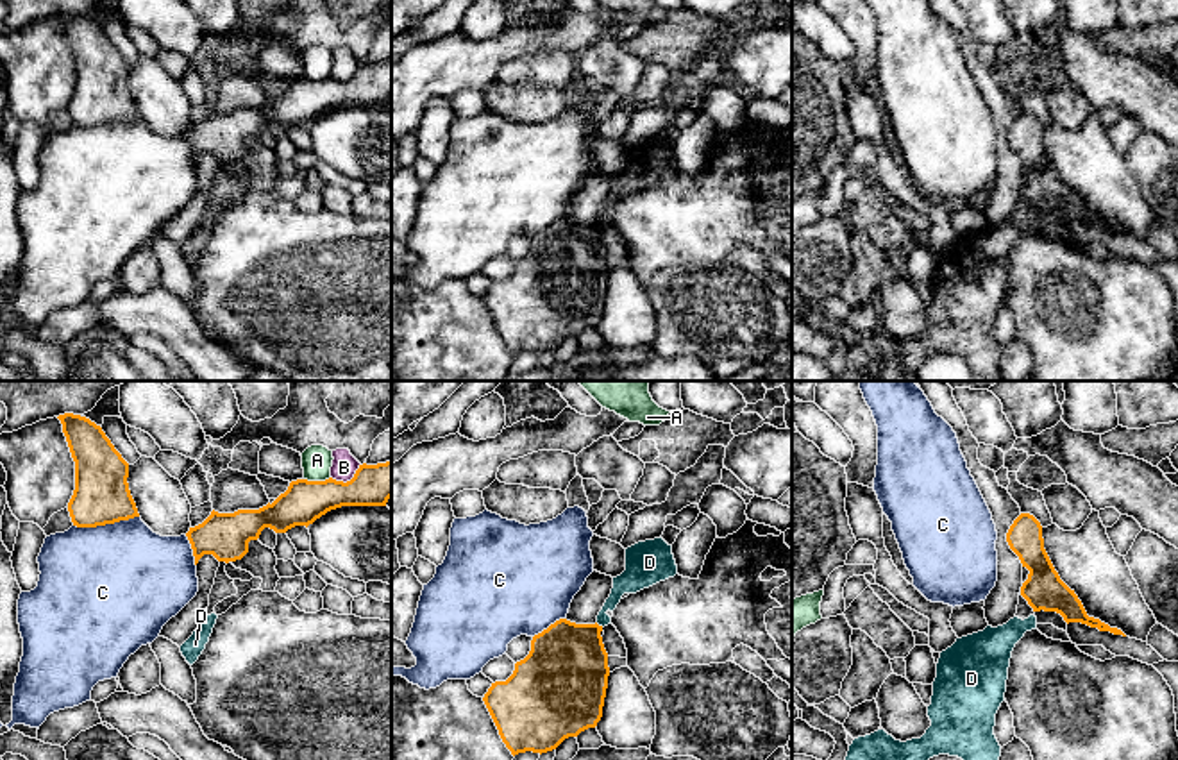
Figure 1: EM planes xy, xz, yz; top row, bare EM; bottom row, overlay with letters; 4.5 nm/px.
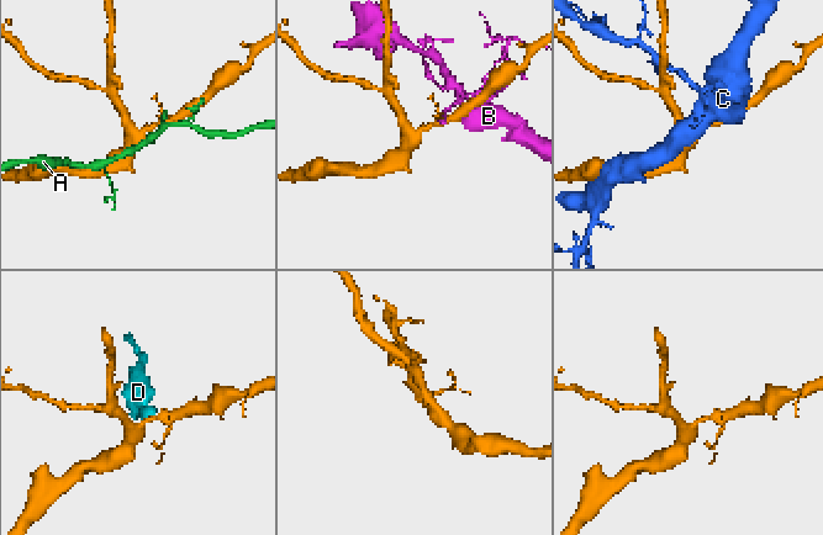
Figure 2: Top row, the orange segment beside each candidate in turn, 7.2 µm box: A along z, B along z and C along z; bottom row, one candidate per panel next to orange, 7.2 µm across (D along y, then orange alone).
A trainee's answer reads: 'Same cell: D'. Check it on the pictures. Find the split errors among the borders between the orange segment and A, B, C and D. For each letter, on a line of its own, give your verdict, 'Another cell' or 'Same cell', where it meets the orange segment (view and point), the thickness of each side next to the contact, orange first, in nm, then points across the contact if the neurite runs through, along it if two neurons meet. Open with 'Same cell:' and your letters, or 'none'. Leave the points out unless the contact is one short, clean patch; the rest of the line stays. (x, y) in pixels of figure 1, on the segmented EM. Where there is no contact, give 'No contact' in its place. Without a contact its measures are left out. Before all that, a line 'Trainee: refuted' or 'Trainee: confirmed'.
Trainee: refuted
Same cell: none
A: Another cell. Touches orange at xy (317, 481). Thickness 190 nm (orange) against 140 nm
B: Another cell. Touches orange at xy (347, 481). Thickness 190 nm (orange) against 110 nm
C: Another cell. Touches orange at xy (106, 523). Thickness 240 nm (orange) against 480 nm
D: Another cell. Touches orange at xz (597, 624). Thickness 380 nm (orange) against 110 nm. Boundary: xz (596, 623), (603, 626)

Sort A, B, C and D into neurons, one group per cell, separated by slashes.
A / B / C / D

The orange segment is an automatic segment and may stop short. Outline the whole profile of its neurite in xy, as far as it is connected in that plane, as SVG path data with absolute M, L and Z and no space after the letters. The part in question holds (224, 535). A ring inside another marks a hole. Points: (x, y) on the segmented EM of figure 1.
M391 461L359 465L347 483L332 477L325 481L291 481L288 490L272 504L259 510L211 515L186 533L195 565L204 554L218 562L236 562L248 553L248 542L257 540L265 528L286 533L295 526L309 526L322 515L341 506L386 506L391 497Z

